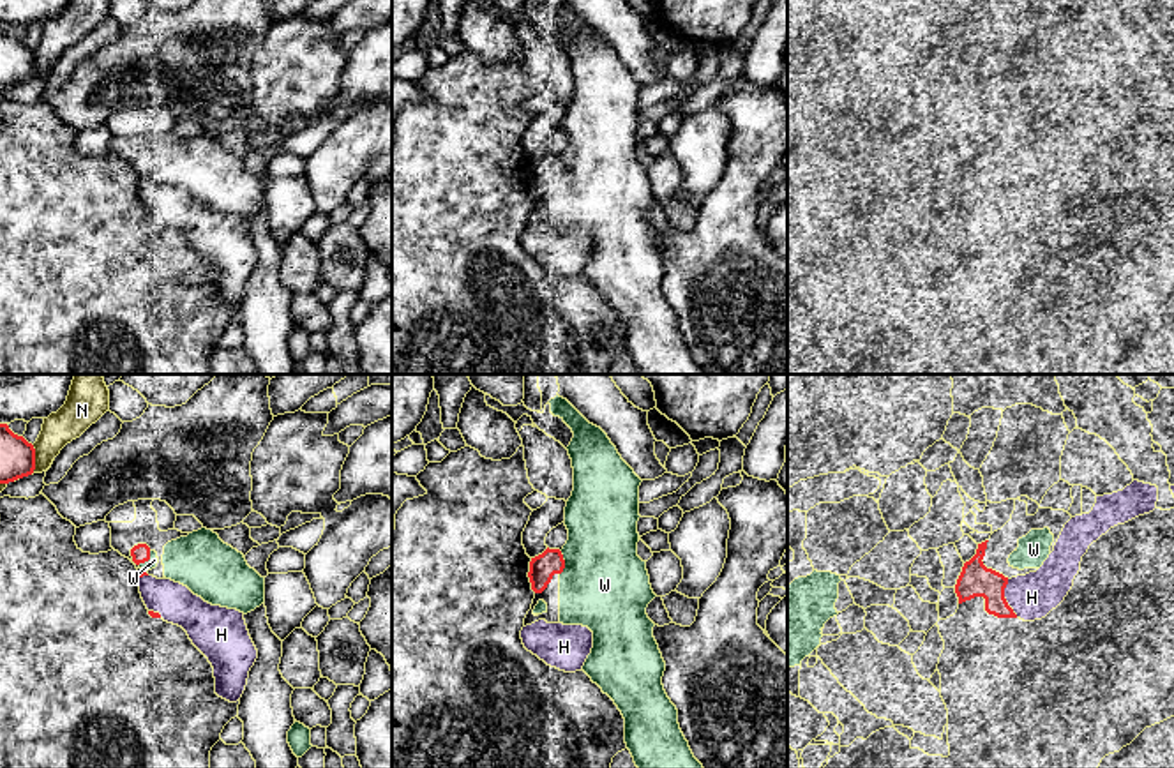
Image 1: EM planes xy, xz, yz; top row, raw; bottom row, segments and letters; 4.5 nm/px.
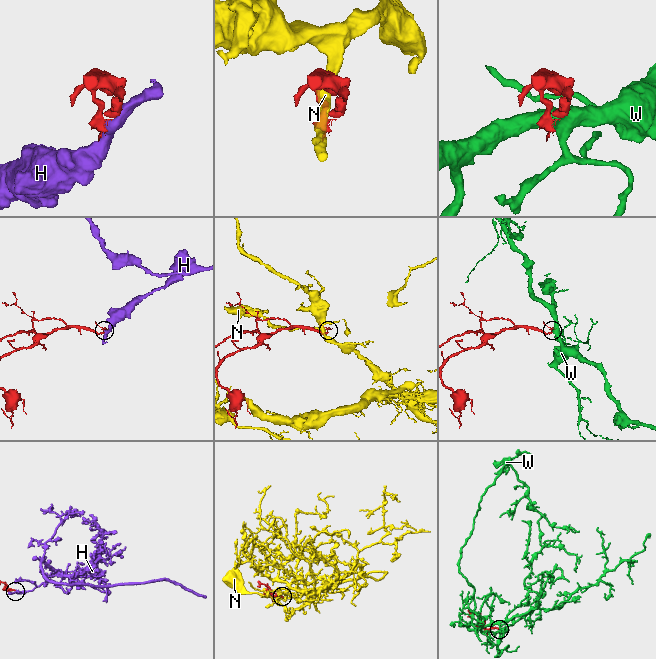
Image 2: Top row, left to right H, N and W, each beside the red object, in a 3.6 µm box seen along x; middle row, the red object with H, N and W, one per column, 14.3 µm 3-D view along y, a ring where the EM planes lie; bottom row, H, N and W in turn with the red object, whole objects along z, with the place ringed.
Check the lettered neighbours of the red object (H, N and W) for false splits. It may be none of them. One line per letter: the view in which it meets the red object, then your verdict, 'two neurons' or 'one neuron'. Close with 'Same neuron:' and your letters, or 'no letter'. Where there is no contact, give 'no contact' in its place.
H: yz | two neurons
N: xy | two neurons
W: xz | one neuron
Same neuron: W

